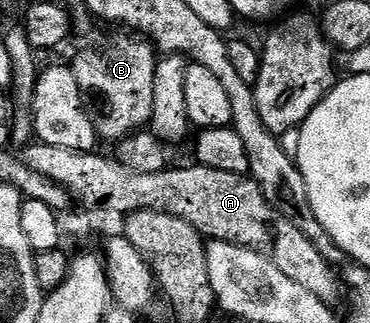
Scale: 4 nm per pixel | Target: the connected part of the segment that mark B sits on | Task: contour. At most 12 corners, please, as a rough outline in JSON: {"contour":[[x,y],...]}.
{"contour":[[134,33],[80,48],[76,81],[103,140],[149,124],[160,60]]}

